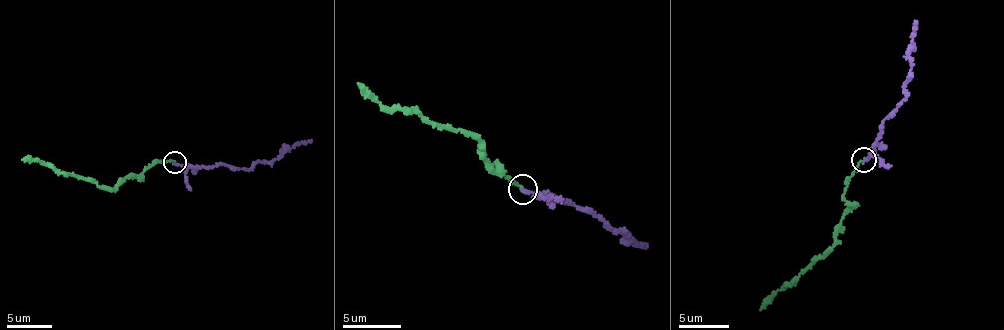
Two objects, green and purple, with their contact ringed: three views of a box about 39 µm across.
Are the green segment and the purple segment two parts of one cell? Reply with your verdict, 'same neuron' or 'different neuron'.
same neuron

